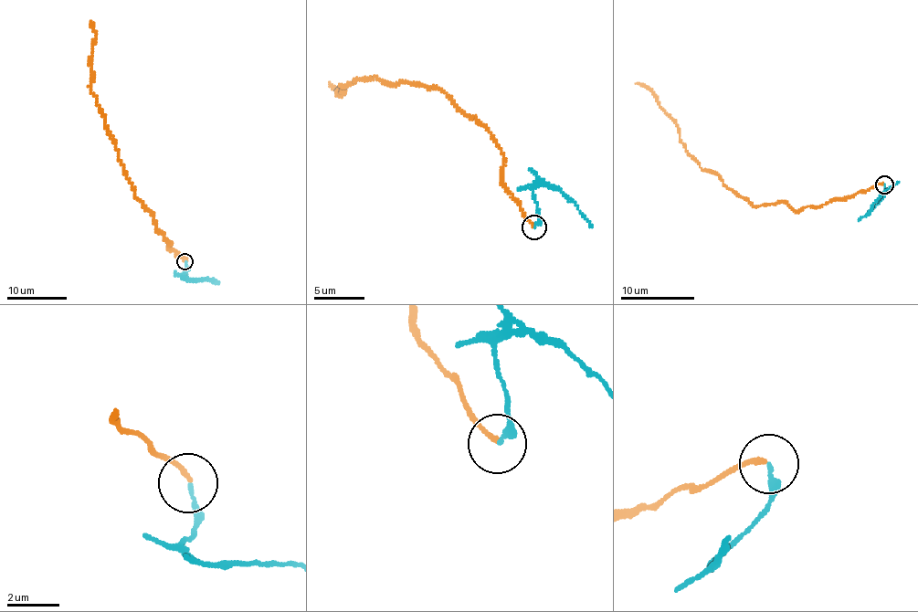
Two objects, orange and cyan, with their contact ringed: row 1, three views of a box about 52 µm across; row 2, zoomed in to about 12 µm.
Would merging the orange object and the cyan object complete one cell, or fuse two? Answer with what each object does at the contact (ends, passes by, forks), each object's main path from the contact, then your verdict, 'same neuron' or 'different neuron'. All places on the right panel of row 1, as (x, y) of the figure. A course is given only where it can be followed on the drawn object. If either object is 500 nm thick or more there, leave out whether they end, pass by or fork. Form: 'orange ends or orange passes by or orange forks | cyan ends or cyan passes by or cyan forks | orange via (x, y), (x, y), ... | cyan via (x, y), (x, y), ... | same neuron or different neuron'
orange ends | cyan ends | orange via (882, 184), (796, 210), (781, 202), (758, 206), (700, 167), (681, 142), (676, 121), (635, 83) | cyan via (884, 184), (885, 196), (870, 212), (871, 205), (899, 182) | different neuron

